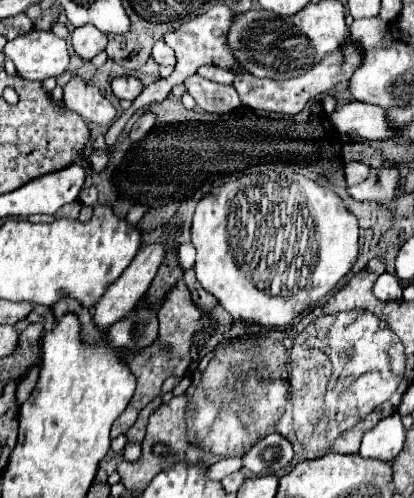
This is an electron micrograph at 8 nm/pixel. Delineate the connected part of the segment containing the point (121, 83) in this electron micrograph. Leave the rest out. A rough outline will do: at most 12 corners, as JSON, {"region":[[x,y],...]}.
{"region":[[134,76],[114,78],[114,94],[134,100],[142,82]]}

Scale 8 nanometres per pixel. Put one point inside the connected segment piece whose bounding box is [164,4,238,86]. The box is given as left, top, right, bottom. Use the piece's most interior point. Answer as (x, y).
(202, 40)

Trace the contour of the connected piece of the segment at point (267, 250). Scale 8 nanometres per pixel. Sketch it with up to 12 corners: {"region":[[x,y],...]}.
{"region":[[292,168],[198,202],[196,276],[286,326],[358,258],[358,220]]}

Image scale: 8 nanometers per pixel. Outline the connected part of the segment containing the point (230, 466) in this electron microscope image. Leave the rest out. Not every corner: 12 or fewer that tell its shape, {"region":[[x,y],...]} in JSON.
{"region":[[224,458],[208,466],[210,480],[224,476],[240,470],[240,458]]}

